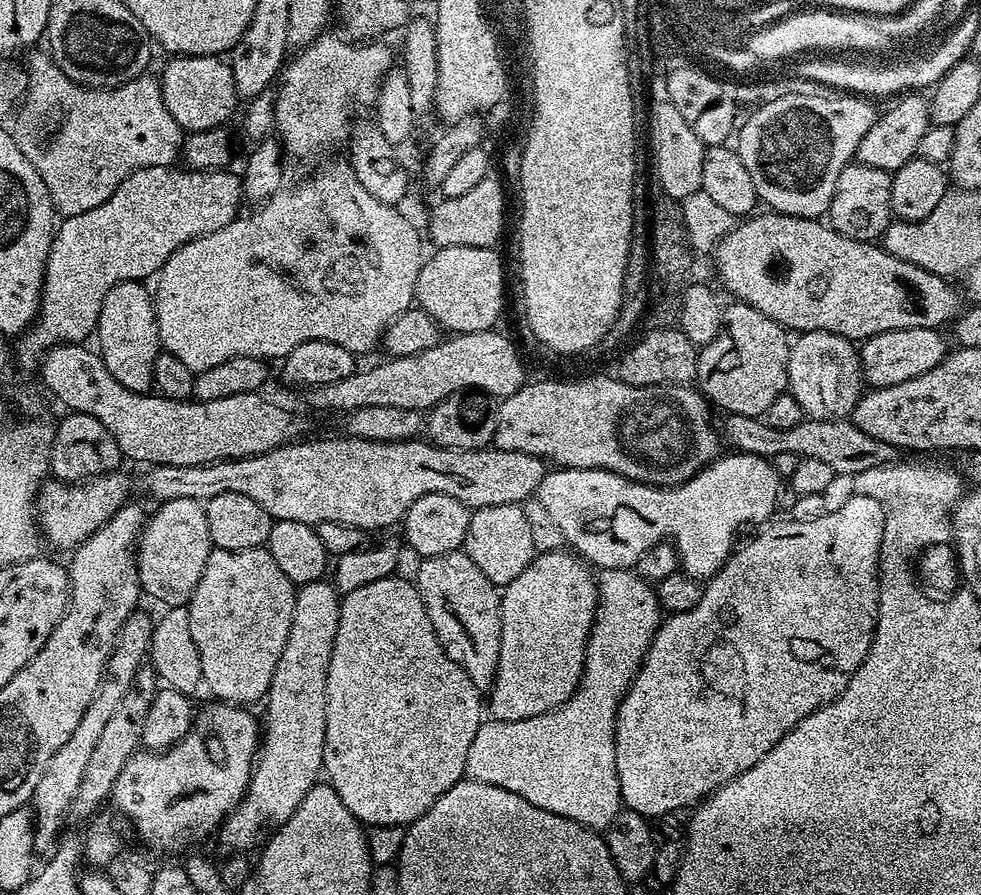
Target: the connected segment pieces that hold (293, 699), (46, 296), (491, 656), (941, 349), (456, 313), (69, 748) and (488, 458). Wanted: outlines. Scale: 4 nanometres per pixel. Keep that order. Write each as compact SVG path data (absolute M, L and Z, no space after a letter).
M319 578L309 584L301 584L296 590L296 601L294 602L294 618L290 622L290 634L286 638L286 646L282 646L282 658L278 658L278 666L274 666L274 678L268 687L268 695L264 708L264 720L262 716L262 735L260 738L260 746L256 753L256 762L252 766L252 776L248 779L248 788L244 792L244 797L240 800L240 805L232 809L227 816L224 817L219 829L220 844L225 848L228 854L252 854L257 851L265 843L266 834L271 833L284 824L290 818L290 814L294 814L294 810L298 810L298 802L302 802L302 798L306 798L306 790L310 790L321 779L324 770L324 739L326 738L326 678L328 677L328 667L330 666L330 658L334 650L334 638L338 634L338 622L340 621L340 601L341 593L336 591L335 583L328 584L324 578Z
M150 166L149 168L139 168L134 170L124 179L114 190L114 194L110 194L110 198L106 202L102 202L102 206L94 206L94 210L86 210L86 214L74 214L73 216L65 216L59 221L58 231L53 235L52 245L48 251L48 261L44 267L44 285L40 291L40 311L37 312L35 320L15 341L14 356L18 361L19 367L32 368L37 367L38 361L45 353L51 351L52 348L62 344L80 344L87 341L89 337L95 333L96 323L100 317L102 310L102 302L106 298L106 294L110 294L110 290L114 290L116 284L122 283L124 280L143 281L144 276L155 277L164 264L171 258L173 254L183 245L188 244L192 240L196 240L200 236L205 236L207 232L214 230L222 230L222 226L226 226L230 221L237 219L236 212L242 205L241 195L241 177L232 173L232 170L213 170L210 172L201 172L199 170L189 170L184 166Z
M463 550L450 554L426 556L419 561L414 583L434 626L434 634L446 654L481 690L491 689L496 680L502 646L500 617L501 589L470 562Z
M908 328L876 333L859 345L860 374L863 383L869 389L889 388L902 382L910 382L910 378L918 378L926 374L926 370L934 370L944 361L950 351L950 345L944 341L943 331L935 328Z
M478 246L437 247L435 251L420 265L415 303L449 333L493 331L504 308L504 264L499 251Z
M92 699L87 707L86 714L78 722L78 727L65 745L60 746L47 763L46 770L43 771L42 778L39 779L38 786L35 787L31 799L33 827L34 827L34 848L37 853L51 853L62 834L64 820L69 817L69 810L74 798L77 796L80 782L84 777L86 765L92 755L92 751L117 704L96 704Z
M347 434L341 435L341 440L322 440L322 438L312 438L312 448L308 448L310 460L312 460L312 472L316 476L316 482L312 482L312 474L310 474L310 514L306 514L308 524L317 526L324 522L342 523L346 526L352 526L363 530L371 530L370 528L388 528L392 523L403 521L405 512L408 511L415 500L422 498L431 492L438 494L446 494L450 498L458 498L458 502L462 502L468 509L475 510L477 508L485 508L486 506L502 506L503 504L523 505L524 501L535 497L536 488L542 482L546 471L545 461L534 454L526 454L525 452L507 452L495 446L486 448L440 448L438 445L429 442L424 438L413 438L411 440L363 440L357 436Z

